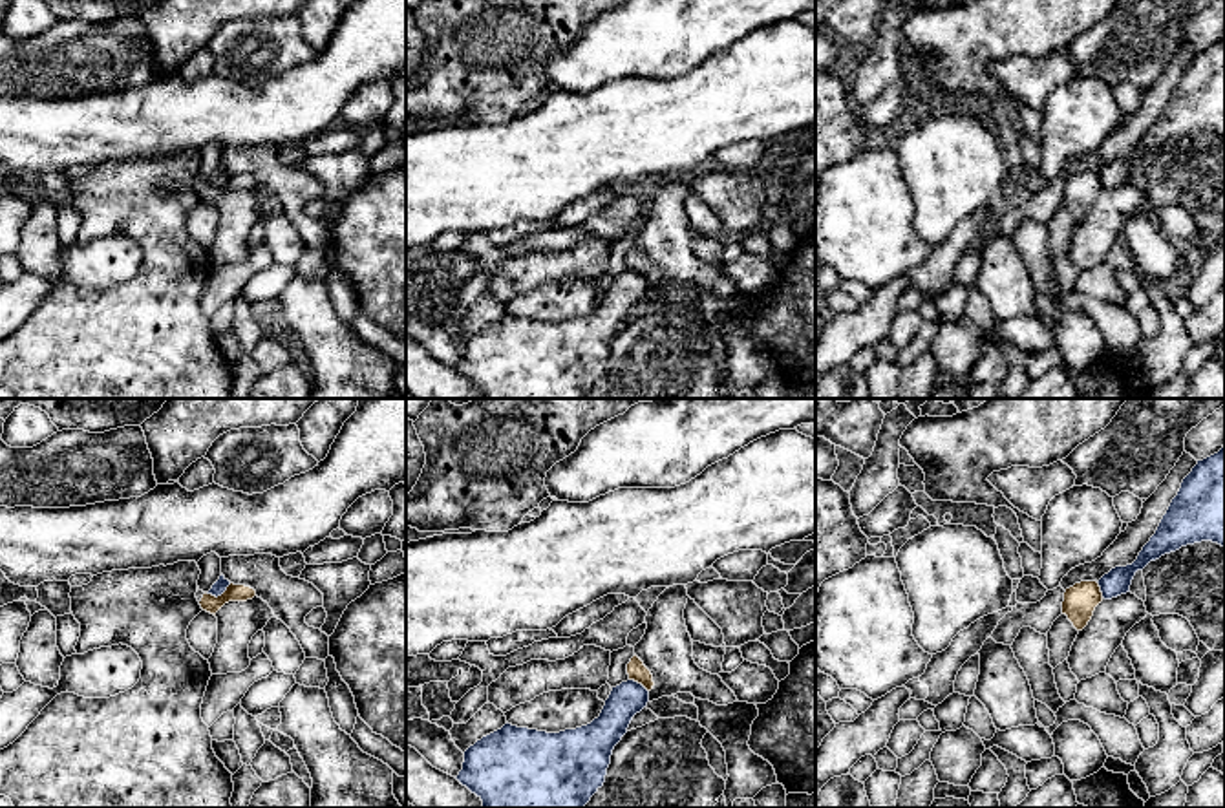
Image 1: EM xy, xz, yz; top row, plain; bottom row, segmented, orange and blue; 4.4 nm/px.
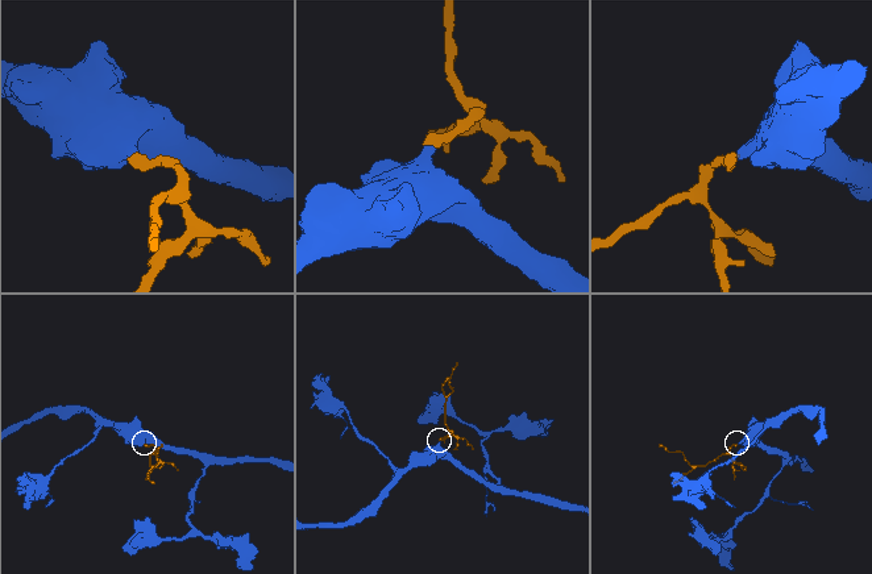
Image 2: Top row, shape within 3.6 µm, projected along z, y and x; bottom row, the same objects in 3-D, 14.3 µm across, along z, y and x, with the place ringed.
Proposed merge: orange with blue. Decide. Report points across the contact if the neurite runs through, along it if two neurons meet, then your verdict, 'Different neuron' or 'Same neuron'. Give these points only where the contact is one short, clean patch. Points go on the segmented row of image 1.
Boundary: xy (231, 584), (216, 596), (205, 593). Different neuron

